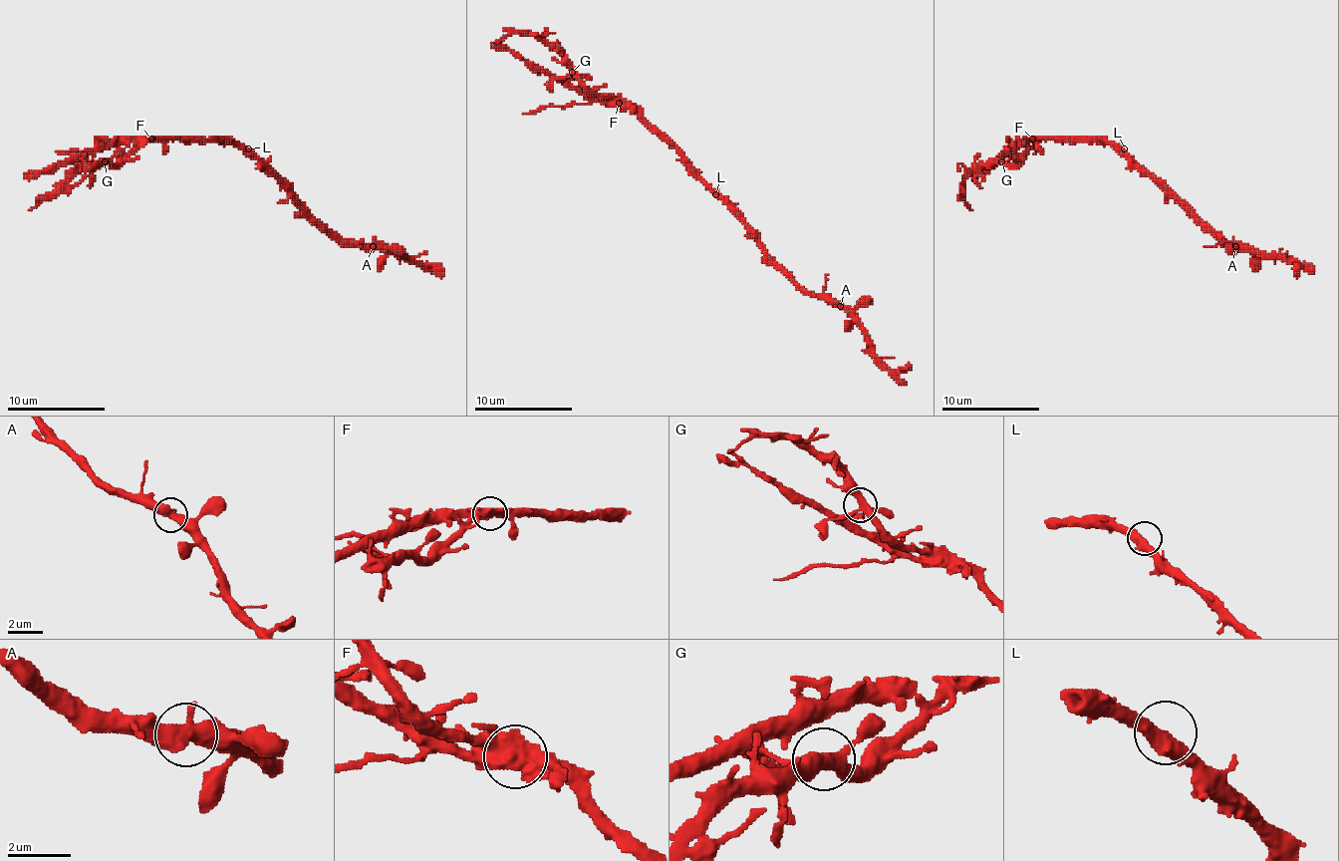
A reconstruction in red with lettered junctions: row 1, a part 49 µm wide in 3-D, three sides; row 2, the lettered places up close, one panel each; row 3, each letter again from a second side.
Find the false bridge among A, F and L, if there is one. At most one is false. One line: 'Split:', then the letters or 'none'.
Split: F

